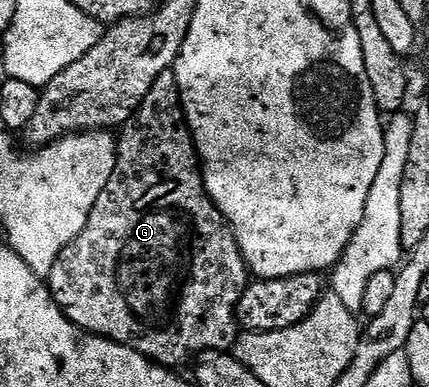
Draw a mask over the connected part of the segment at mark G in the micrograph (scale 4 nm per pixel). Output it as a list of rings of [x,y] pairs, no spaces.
[[[172,69],[162,71],[162,75],[154,79],[154,87],[146,91],[146,99],[142,99],[138,111],[134,111],[131,119],[122,126],[122,133],[124,138],[121,136],[116,142],[116,166],[102,195],[98,195],[98,203],[94,203],[94,207],[88,212],[86,227],[82,227],[78,239],[70,242],[62,251],[62,255],[58,255],[54,267],[48,272],[46,284],[52,298],[58,303],[60,310],[76,324],[77,329],[84,333],[92,333],[96,337],[105,337],[114,343],[122,343],[138,351],[143,357],[155,361],[157,365],[180,367],[176,365],[184,365],[188,360],[189,364],[202,353],[222,353],[231,350],[238,336],[236,308],[238,301],[242,299],[242,291],[246,291],[250,274],[242,251],[234,239],[234,231],[229,227],[222,211],[218,211],[204,186],[204,170],[200,164],[200,155],[196,151],[196,144],[180,102],[178,79]]]

